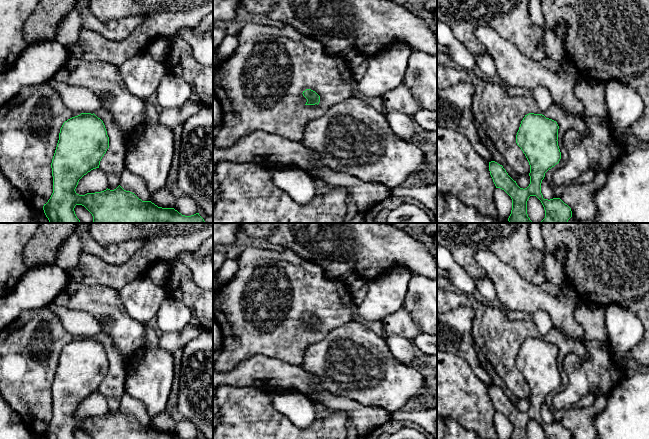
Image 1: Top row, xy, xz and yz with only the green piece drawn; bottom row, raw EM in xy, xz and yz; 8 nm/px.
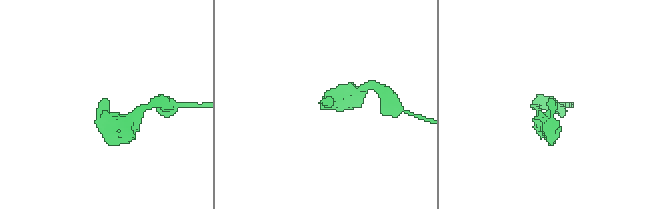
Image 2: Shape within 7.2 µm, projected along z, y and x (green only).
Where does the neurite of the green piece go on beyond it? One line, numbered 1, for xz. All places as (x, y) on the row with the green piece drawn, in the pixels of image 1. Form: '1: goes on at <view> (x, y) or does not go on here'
1: does not go on here

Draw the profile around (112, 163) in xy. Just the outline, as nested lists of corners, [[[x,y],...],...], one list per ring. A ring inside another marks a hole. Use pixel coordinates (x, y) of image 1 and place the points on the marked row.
[[[101,107],[94,114],[103,121],[109,137],[109,148],[102,157],[99,168],[107,176],[108,189],[114,190],[120,185],[121,175],[126,169],[127,145],[125,136],[114,122],[109,111]]]

